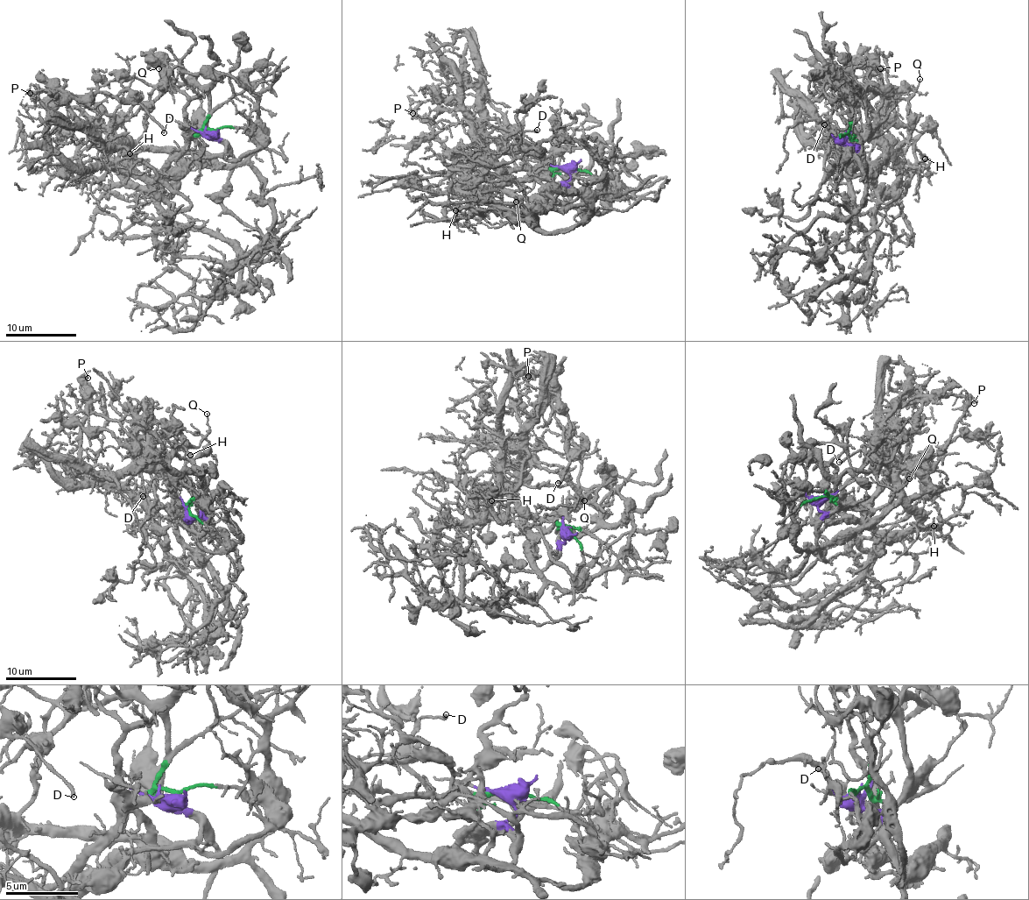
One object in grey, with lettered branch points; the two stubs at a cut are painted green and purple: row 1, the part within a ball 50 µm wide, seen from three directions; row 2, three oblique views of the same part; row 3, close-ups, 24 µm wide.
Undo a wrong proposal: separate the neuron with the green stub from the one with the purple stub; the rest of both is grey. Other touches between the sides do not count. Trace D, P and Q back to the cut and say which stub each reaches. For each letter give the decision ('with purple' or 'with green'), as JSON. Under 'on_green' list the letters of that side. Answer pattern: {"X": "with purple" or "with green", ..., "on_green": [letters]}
{"D": "with purple", "P": "with purple", "Q": "with purple", "on_green": []}

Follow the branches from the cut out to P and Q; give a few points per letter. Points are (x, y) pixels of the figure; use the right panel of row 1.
P: (842, 136), (854, 145), (865, 138), (865, 91), (884, 84), (870, 70), (855, 77), (848, 70), (881, 68)
Q: (842, 136), (854, 145), (865, 138), (865, 91), (871, 88), (908, 98), (920, 78)

